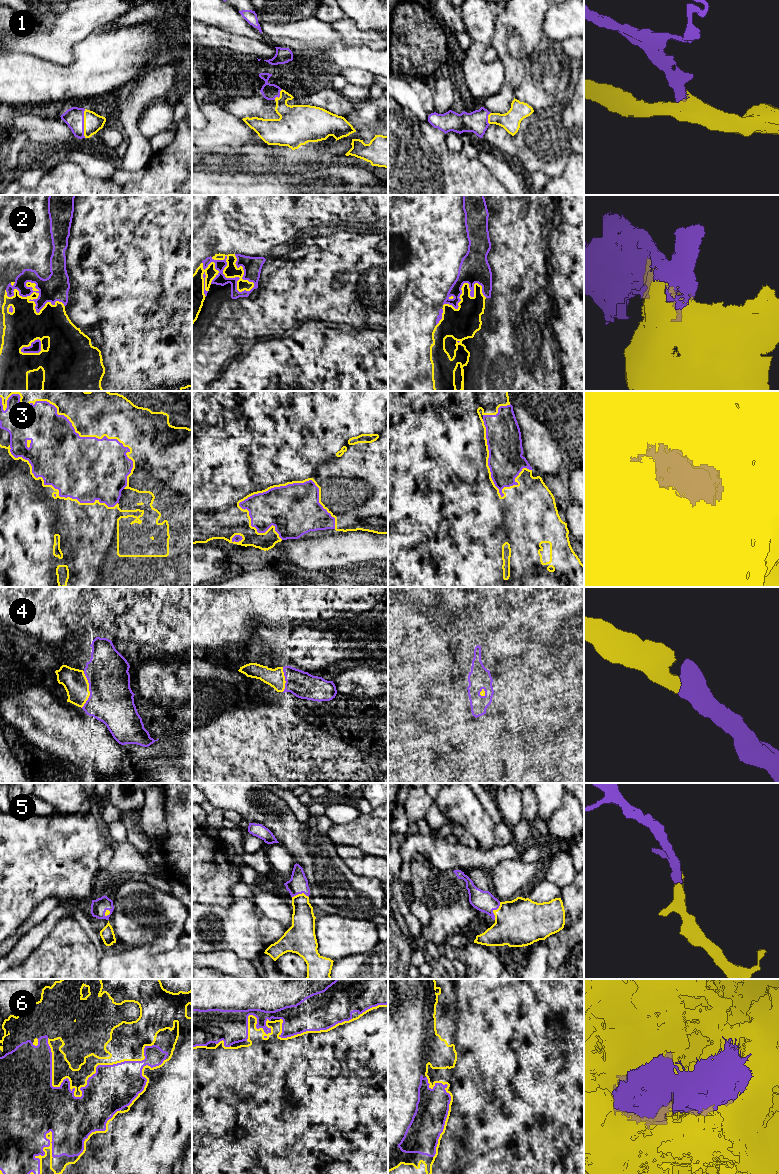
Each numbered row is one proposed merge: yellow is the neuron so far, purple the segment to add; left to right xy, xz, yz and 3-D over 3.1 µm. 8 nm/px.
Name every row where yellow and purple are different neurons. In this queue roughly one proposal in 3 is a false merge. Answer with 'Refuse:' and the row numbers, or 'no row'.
Refuse: no row

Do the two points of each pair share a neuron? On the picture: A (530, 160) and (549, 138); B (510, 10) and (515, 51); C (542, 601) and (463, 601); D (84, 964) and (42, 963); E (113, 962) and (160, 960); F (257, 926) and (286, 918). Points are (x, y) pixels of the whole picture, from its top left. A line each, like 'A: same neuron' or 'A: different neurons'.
A: same neuron
B: same neuron
C: same neuron
D: same neuron
E: same neuron
F: different neurons

